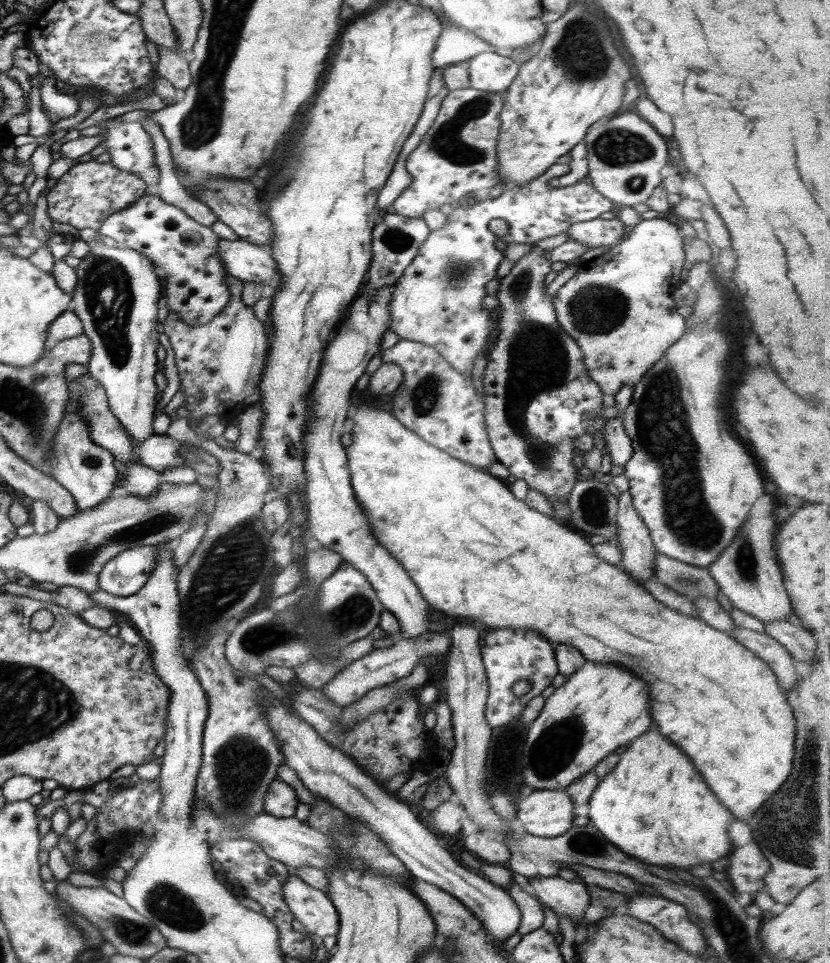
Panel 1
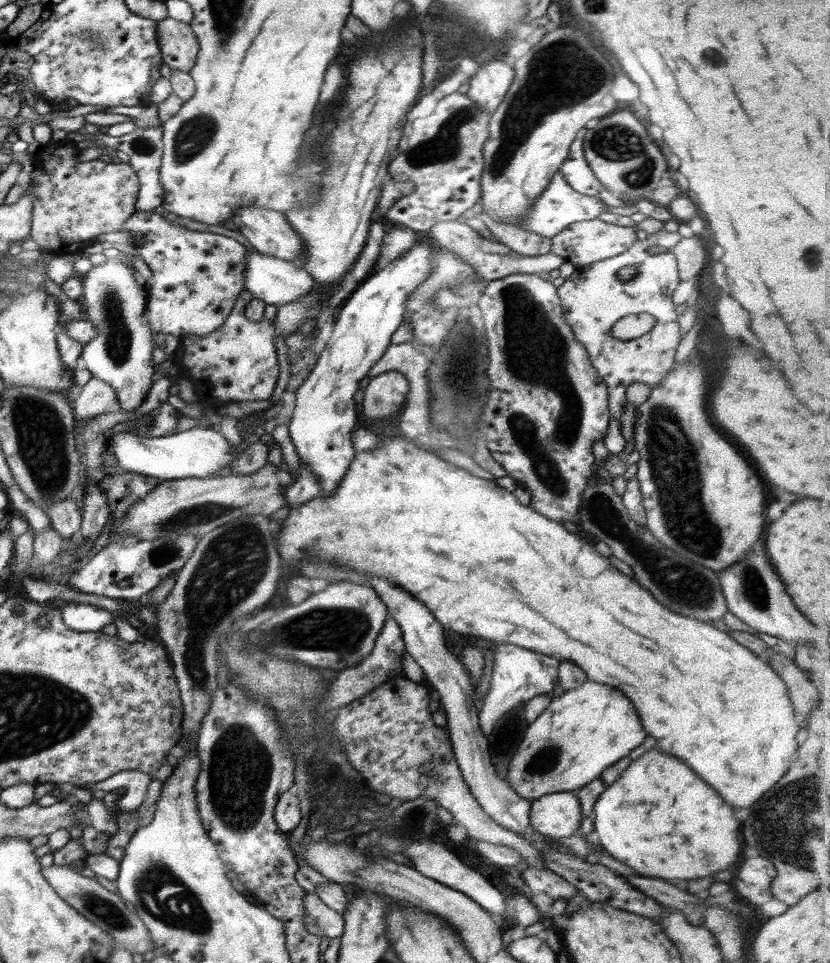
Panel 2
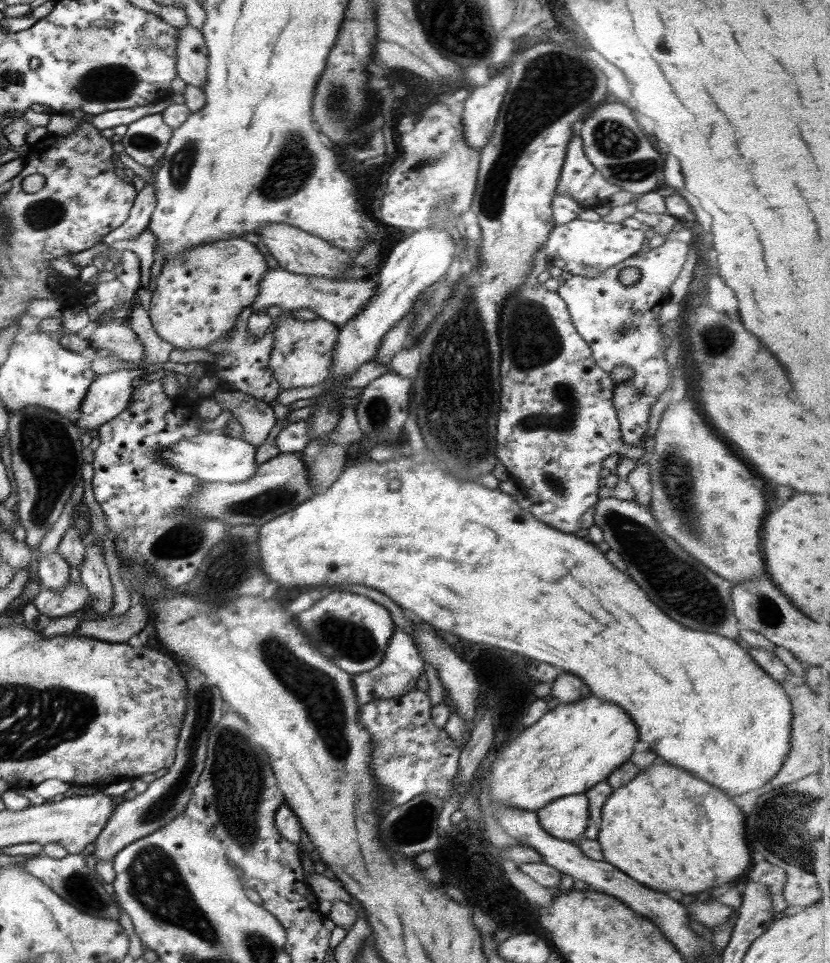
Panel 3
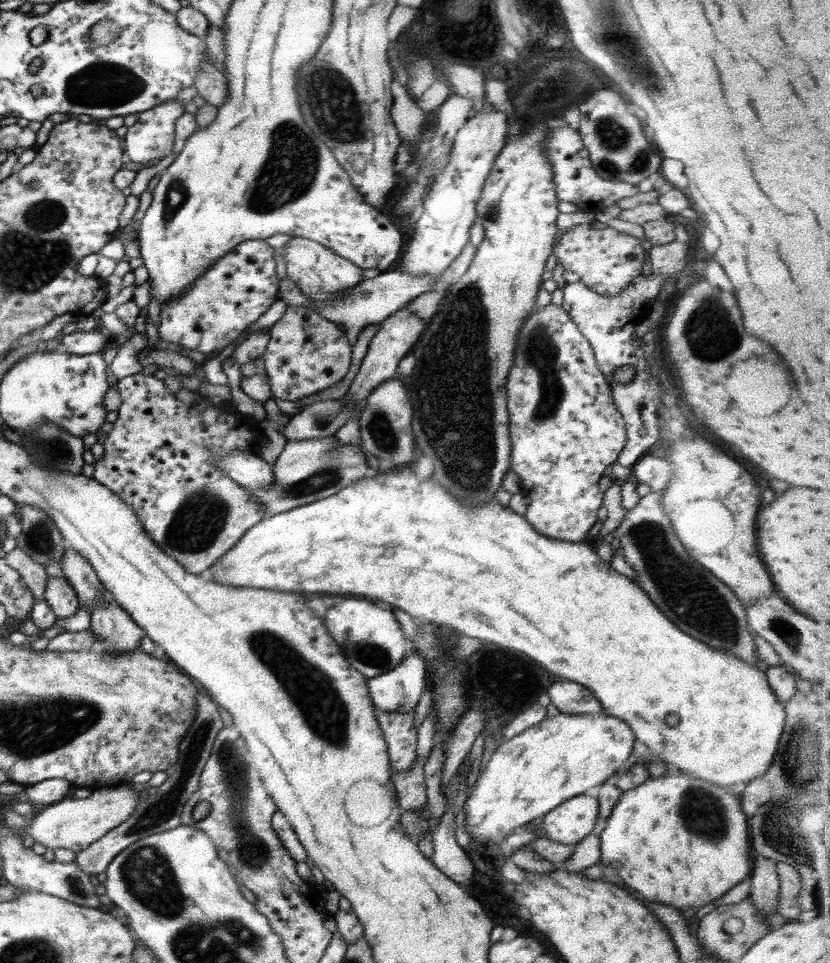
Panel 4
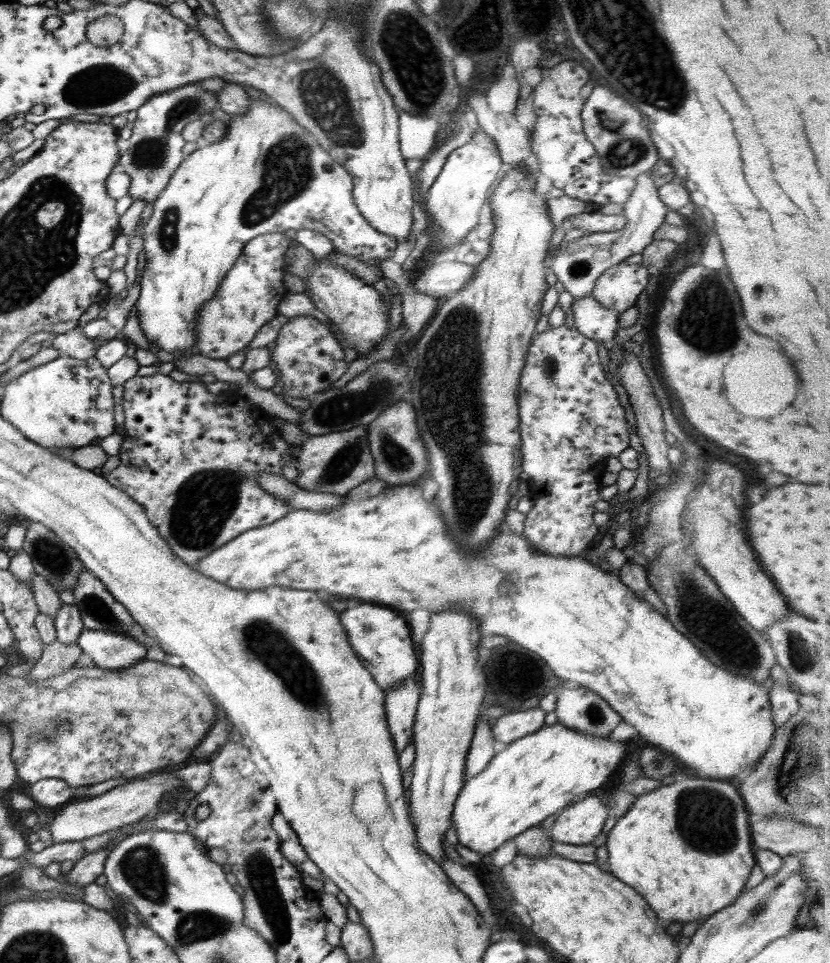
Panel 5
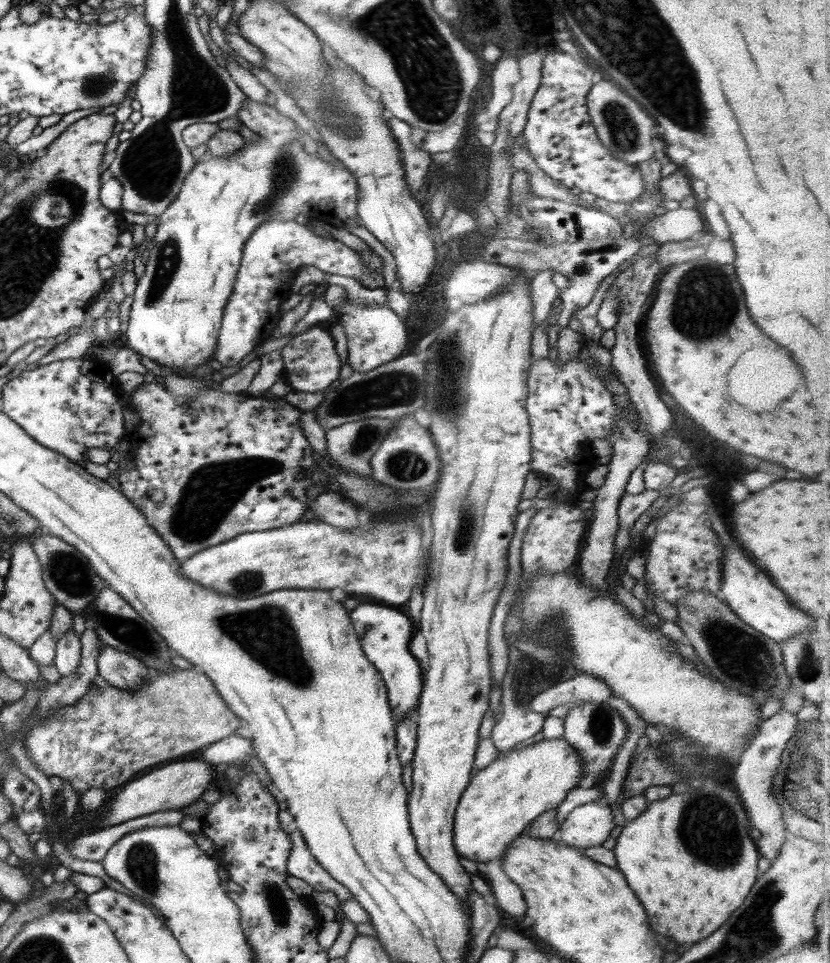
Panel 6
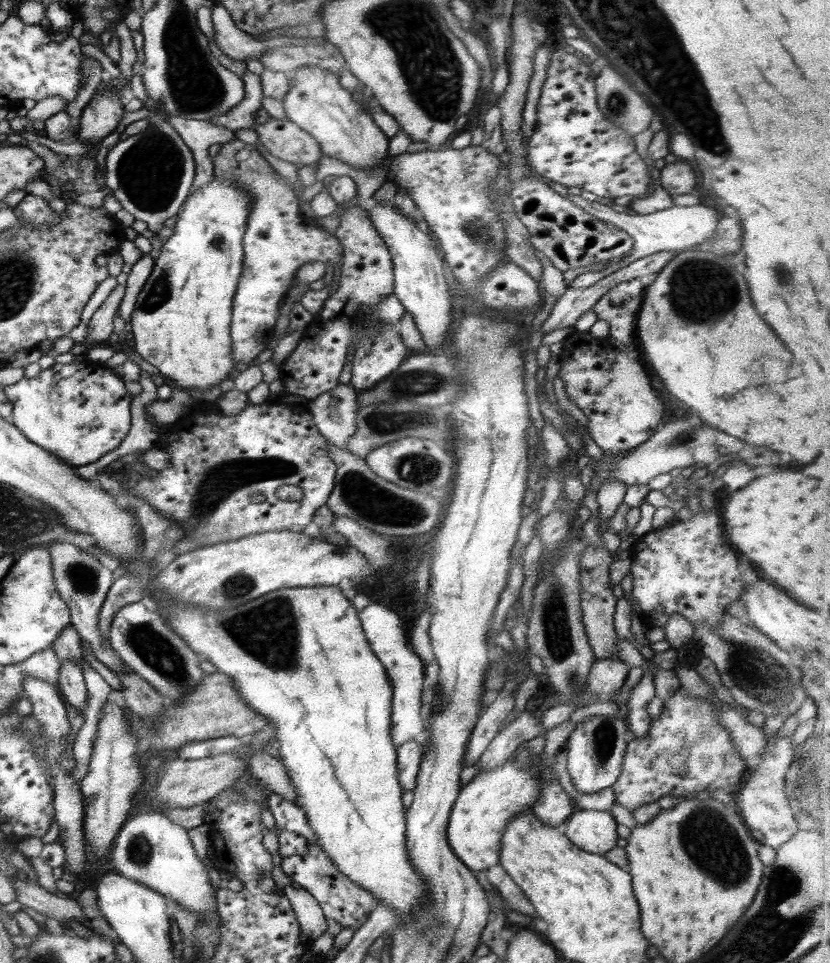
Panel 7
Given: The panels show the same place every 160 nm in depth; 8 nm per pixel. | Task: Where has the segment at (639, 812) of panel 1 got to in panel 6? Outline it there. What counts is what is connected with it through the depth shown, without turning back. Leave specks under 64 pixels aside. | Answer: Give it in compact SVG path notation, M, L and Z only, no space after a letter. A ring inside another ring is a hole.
M716 784L711 790L696 787L680 794L649 803L649 807L629 821L615 838L613 853L618 870L626 876L628 886L642 902L650 928L676 940L678 944L694 944L718 930L730 914L746 899L750 889L760 875L758 861L761 854L757 844L749 835L751 824L739 795L732 789Z

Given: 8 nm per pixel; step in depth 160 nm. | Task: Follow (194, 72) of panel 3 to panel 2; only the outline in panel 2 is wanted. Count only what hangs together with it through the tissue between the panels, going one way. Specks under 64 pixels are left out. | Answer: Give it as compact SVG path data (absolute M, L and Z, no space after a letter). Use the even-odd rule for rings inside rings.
M169 17L158 21L156 42L163 63L166 63L172 71L189 73L194 67L198 55L198 42L188 24Z

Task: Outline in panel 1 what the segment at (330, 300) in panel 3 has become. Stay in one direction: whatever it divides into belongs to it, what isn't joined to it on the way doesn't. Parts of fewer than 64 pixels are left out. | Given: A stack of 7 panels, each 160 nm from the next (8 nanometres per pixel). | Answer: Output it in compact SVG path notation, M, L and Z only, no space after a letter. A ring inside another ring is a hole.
M219 240L219 255L227 274L244 282L264 284L268 292L281 285L281 276L271 253L271 246L250 244L244 240Z

